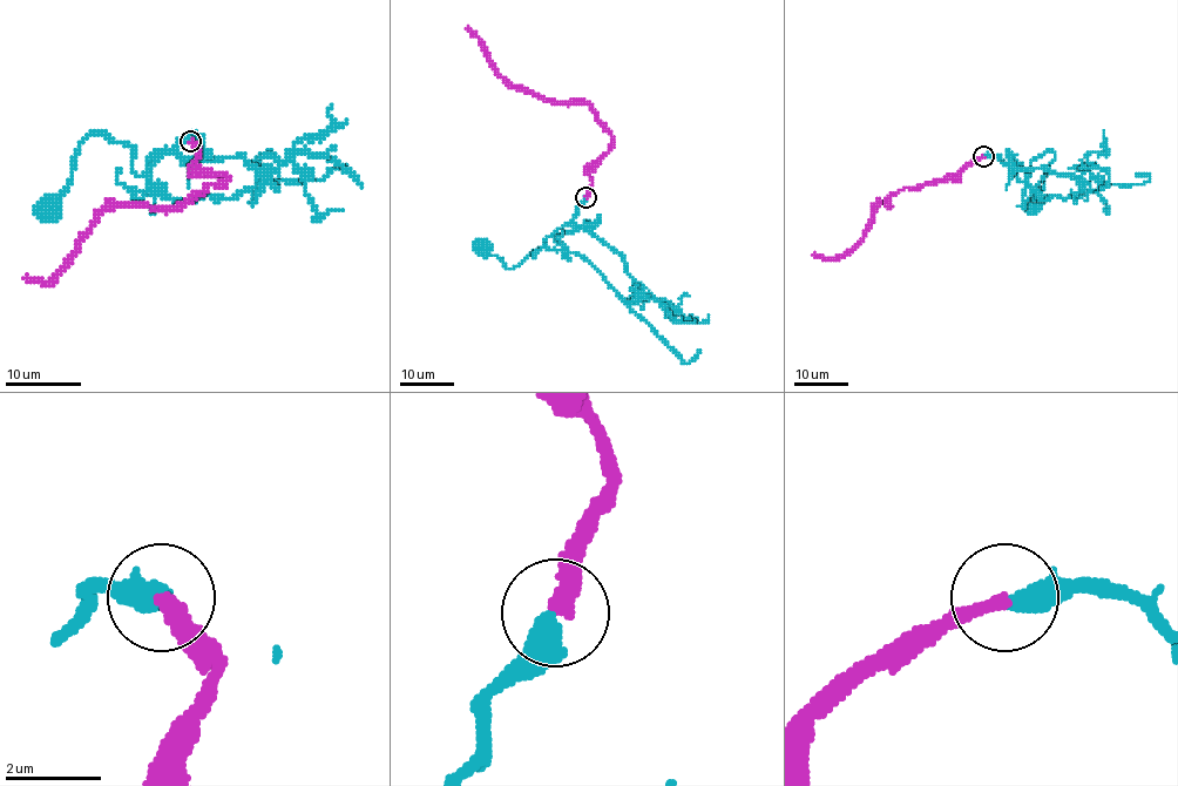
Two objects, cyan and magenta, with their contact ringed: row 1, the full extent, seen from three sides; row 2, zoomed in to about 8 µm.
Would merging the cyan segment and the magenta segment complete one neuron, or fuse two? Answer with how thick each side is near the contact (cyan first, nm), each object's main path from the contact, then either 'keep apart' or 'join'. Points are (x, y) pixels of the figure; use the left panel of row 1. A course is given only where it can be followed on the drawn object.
480/300 nm | cyan via (191, 141), (180, 140), (139, 175), (133, 164), (135, 149), (95, 131), (73, 162), (70, 183), (46, 208) | magenta via (191, 141), (198, 149), (195, 165), (229, 178), (167, 208), (108, 208), (51, 280), (26, 277) | keep apart

